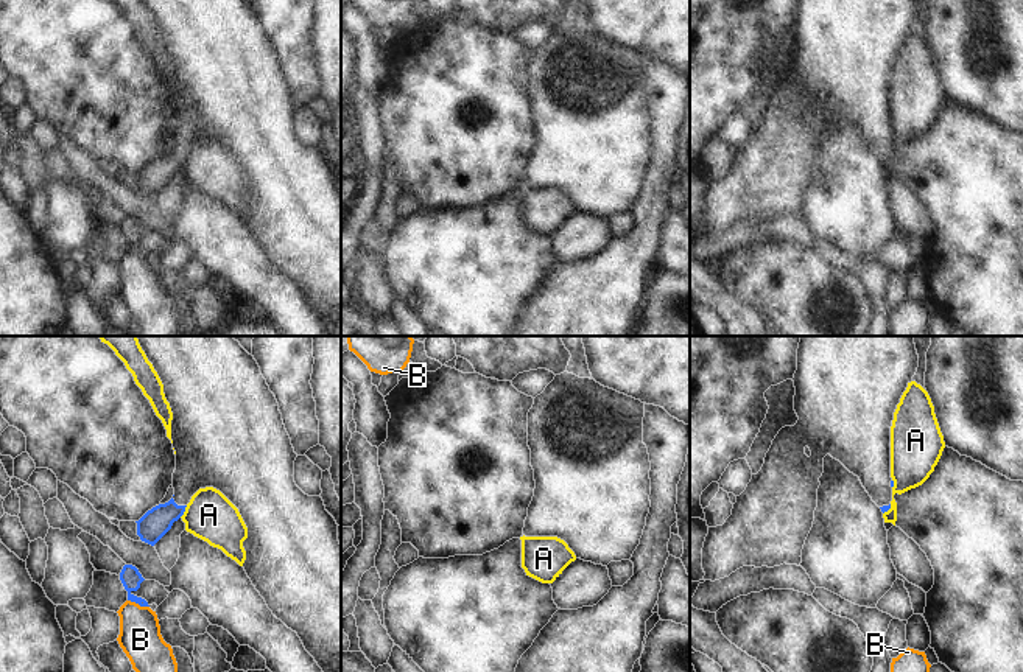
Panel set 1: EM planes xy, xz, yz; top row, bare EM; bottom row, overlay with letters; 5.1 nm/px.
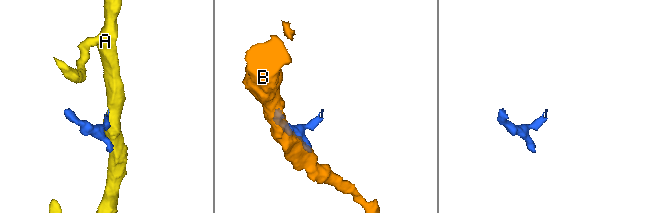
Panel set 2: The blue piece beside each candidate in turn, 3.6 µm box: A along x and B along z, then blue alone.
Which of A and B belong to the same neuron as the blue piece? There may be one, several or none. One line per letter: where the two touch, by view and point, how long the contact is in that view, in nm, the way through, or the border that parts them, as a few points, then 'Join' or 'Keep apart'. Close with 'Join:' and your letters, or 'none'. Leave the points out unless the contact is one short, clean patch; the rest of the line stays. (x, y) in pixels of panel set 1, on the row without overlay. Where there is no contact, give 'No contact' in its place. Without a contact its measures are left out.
A: Touches blue at xy (184, 162). Shared border 80 nm. Boundary: xy (187, 157), (179, 168). Keep apart
B: Touches blue at xy (139, 255). Shared border 120 nm. Boundary: xy (128, 251), (148, 258). Keep apart
Join: none

